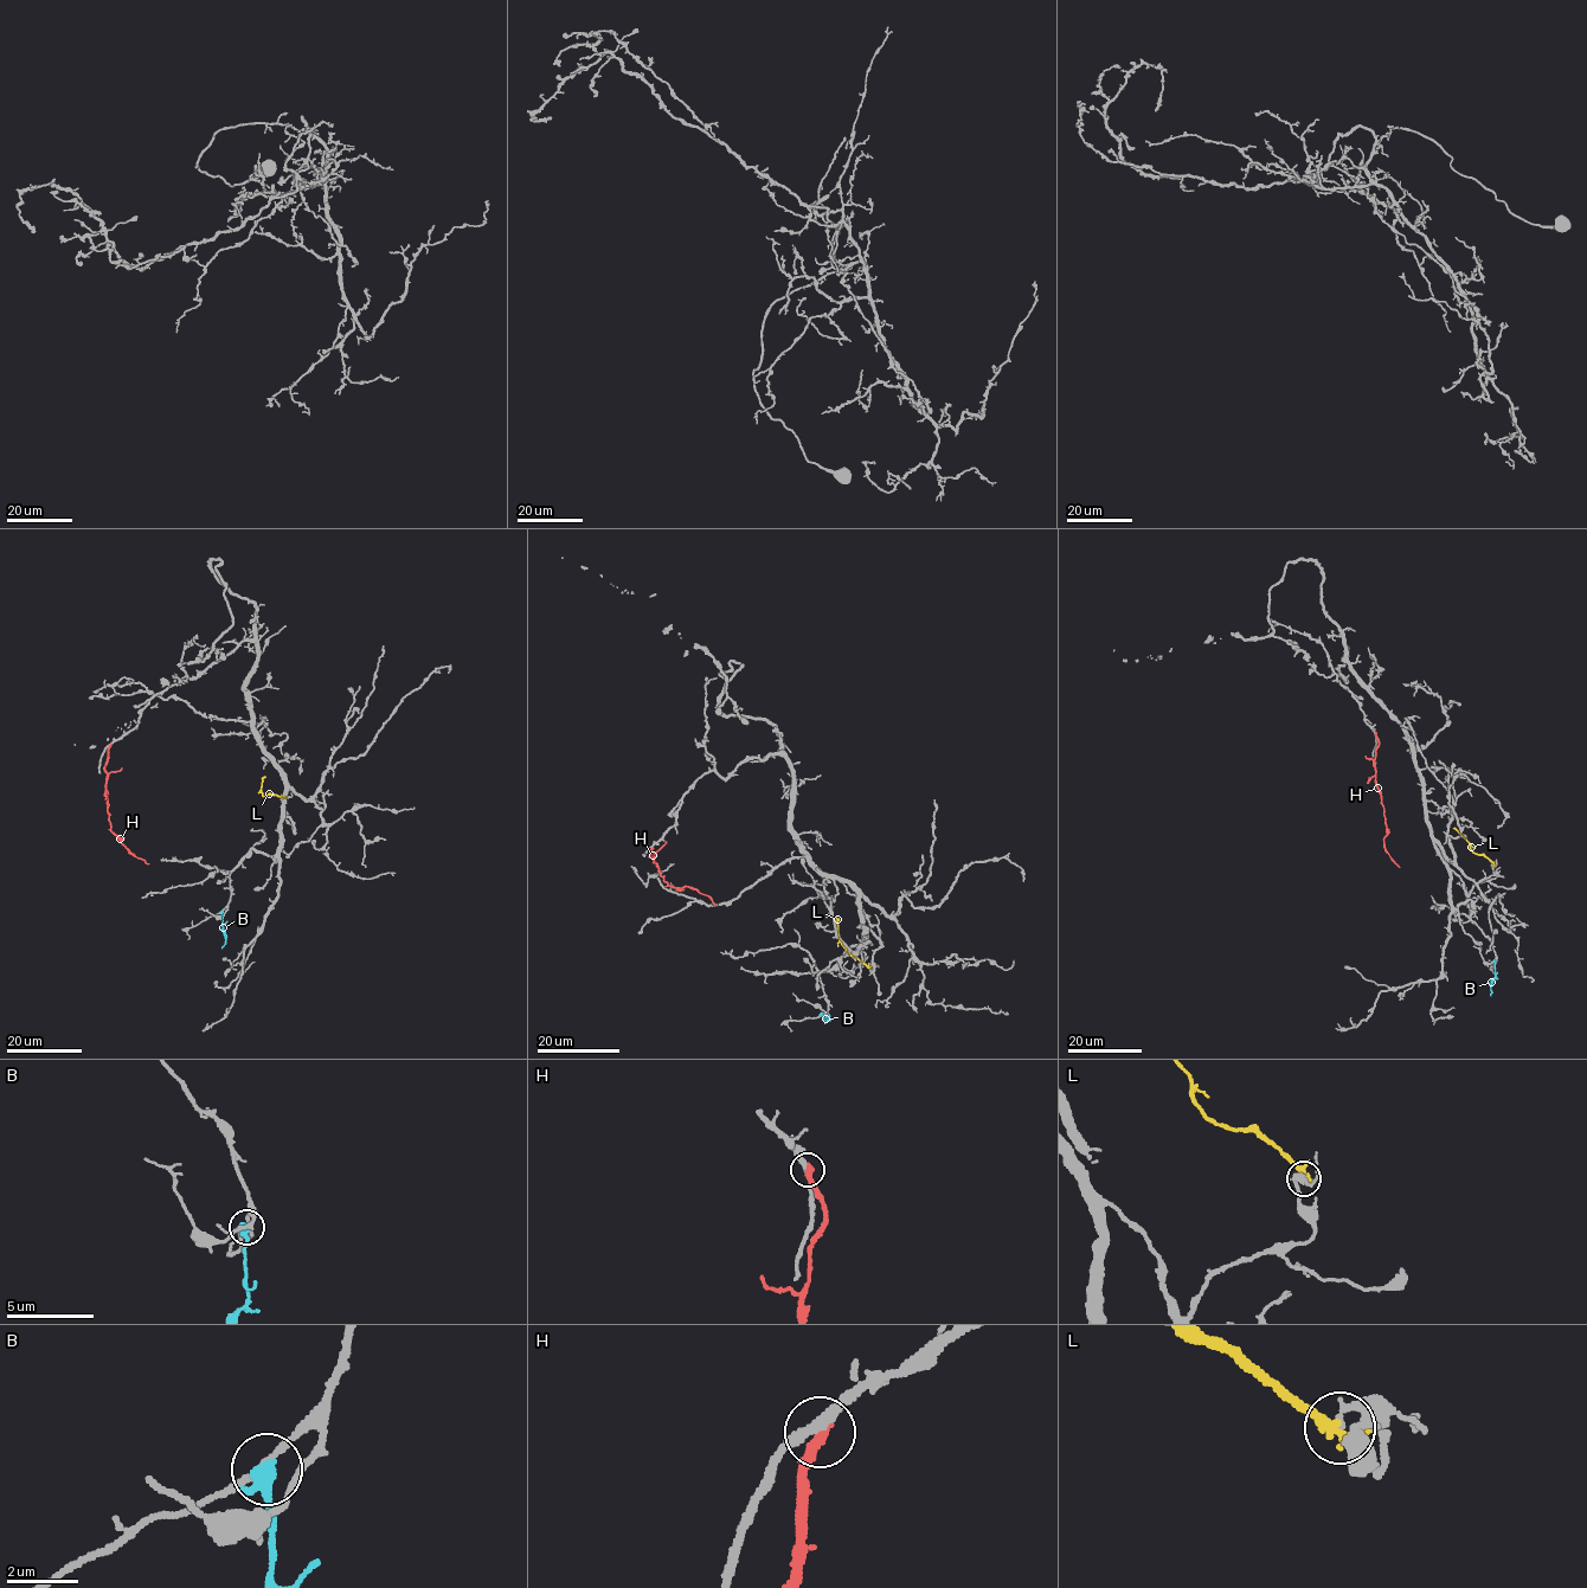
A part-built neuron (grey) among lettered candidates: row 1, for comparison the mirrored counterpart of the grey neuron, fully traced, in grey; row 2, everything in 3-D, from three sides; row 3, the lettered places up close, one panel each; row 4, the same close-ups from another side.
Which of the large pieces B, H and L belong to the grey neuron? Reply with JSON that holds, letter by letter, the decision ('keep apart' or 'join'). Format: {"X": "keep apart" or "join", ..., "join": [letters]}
{"B": "keep apart", "H": "keep apart", "L": "keep apart", "join": []}

